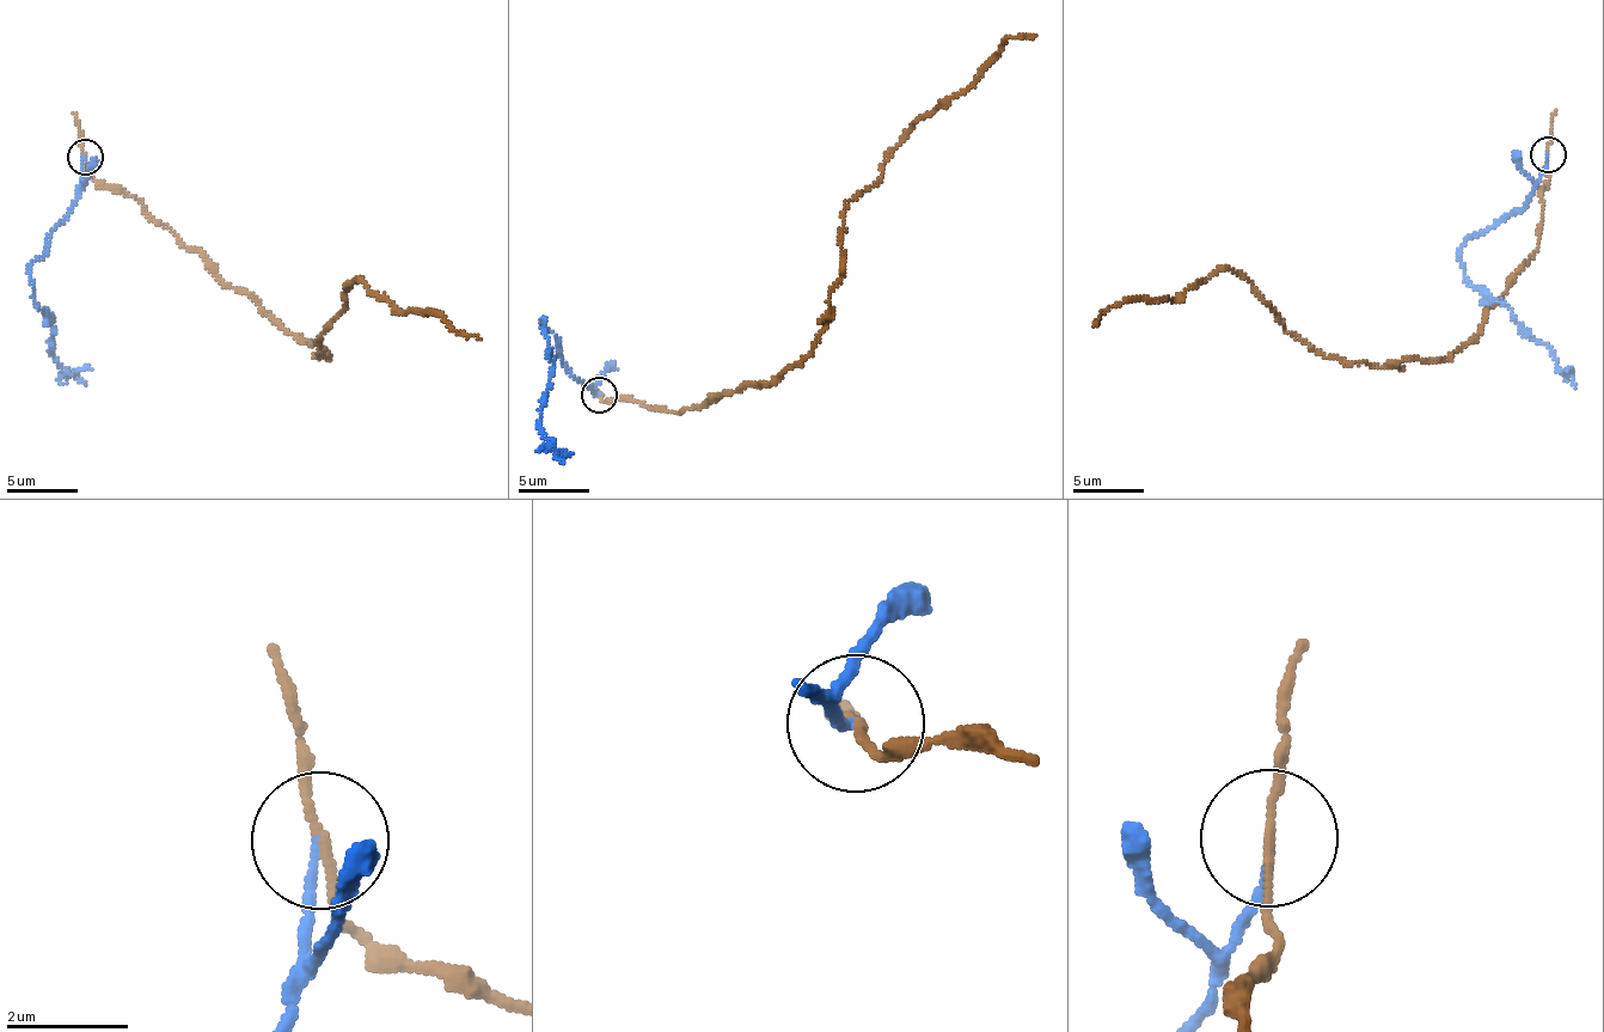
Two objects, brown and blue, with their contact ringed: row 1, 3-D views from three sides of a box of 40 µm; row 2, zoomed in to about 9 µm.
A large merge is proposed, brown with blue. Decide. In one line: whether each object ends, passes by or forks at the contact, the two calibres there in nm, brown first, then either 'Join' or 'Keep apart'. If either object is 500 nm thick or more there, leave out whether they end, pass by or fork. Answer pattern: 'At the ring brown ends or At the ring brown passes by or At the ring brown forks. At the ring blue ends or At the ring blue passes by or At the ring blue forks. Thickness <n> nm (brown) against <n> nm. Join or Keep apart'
At the ring brown passes by. At the ring blue ends. Thickness 130 nm (brown) against 130 nm. Keep apart

